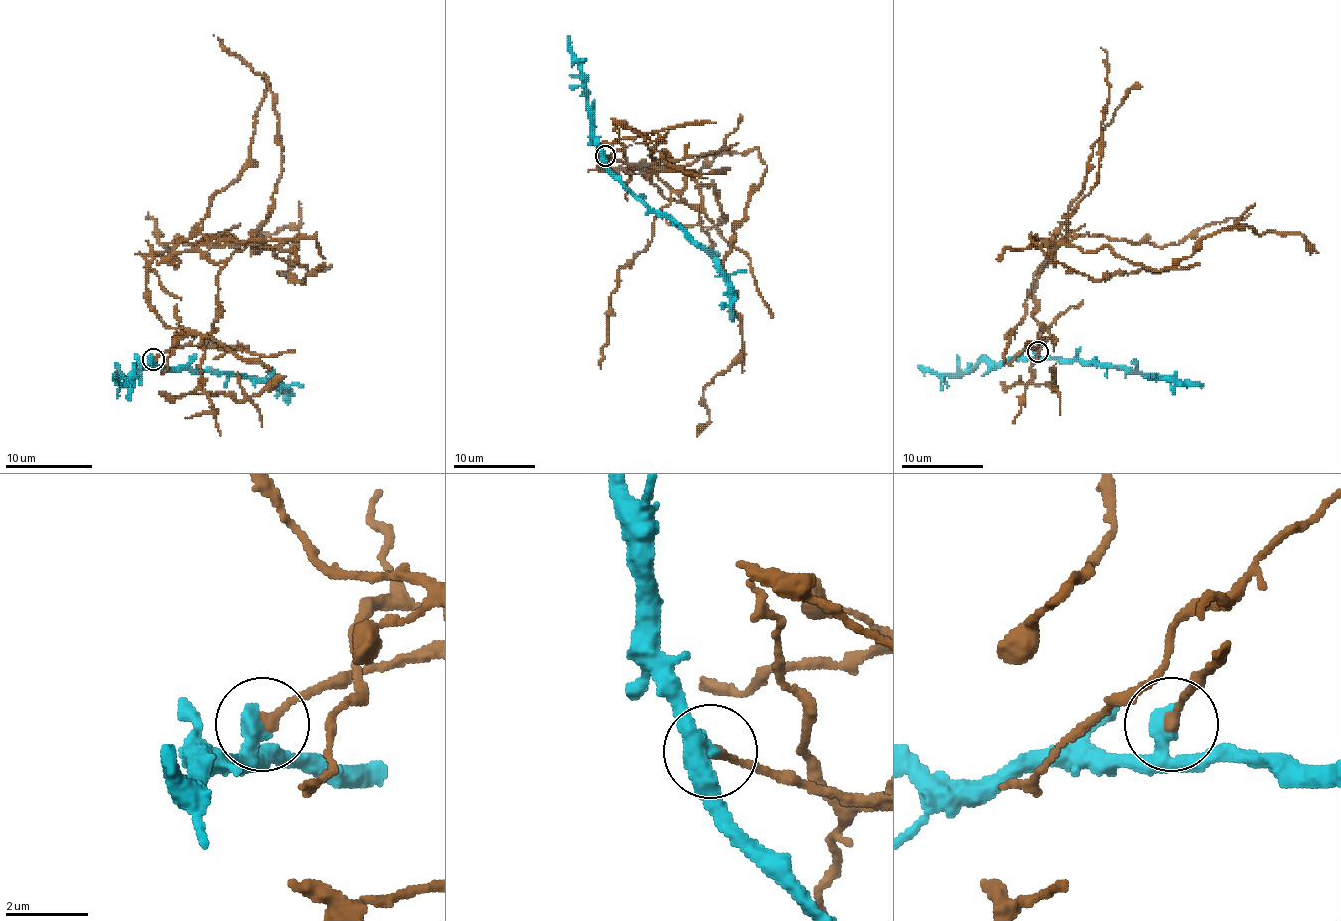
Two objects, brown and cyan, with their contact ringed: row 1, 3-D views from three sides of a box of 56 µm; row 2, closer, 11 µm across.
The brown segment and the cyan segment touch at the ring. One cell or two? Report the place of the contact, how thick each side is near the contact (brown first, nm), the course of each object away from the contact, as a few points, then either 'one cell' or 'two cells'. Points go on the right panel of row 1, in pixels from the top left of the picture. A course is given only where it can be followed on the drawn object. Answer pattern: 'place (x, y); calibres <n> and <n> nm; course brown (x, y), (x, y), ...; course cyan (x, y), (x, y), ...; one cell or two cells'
place (1038, 351); calibres 280 and 480 nm; course brown (1037, 351), (1049, 334), (1033, 289), (1055, 244), (1031, 238), (1094, 279), (1162, 271), (1248, 226), (1318, 252); course cyan (1037, 351), (1041, 357), (1109, 363), (1168, 380), (1203, 384); two cells

